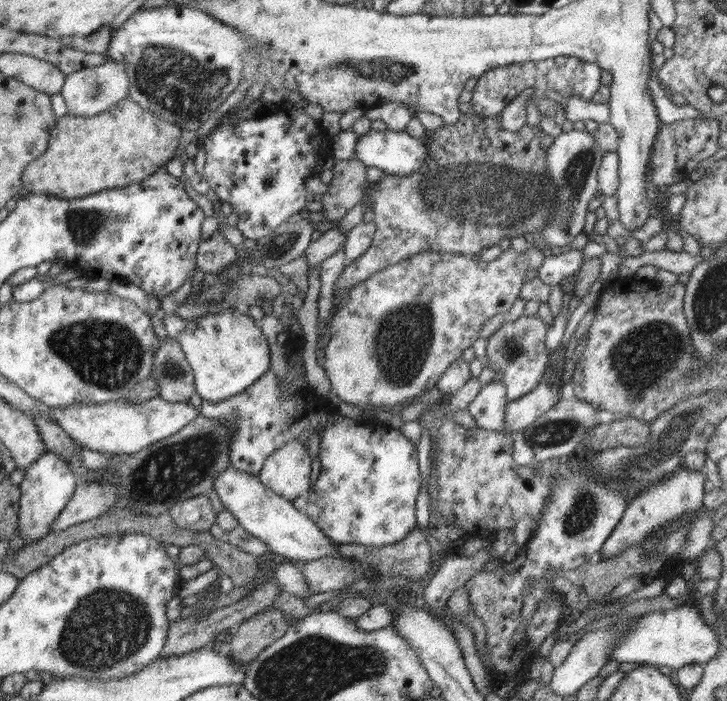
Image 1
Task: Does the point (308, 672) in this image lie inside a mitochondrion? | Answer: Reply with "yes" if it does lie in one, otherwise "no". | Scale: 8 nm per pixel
yes

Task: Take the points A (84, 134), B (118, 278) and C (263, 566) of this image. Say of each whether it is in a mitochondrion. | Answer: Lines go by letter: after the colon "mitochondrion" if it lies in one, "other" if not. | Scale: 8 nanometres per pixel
A: other
B: other
C: other

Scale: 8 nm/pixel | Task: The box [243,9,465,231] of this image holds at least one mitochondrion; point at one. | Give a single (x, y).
(385, 72)

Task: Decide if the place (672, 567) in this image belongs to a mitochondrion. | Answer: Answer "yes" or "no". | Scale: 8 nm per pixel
no

